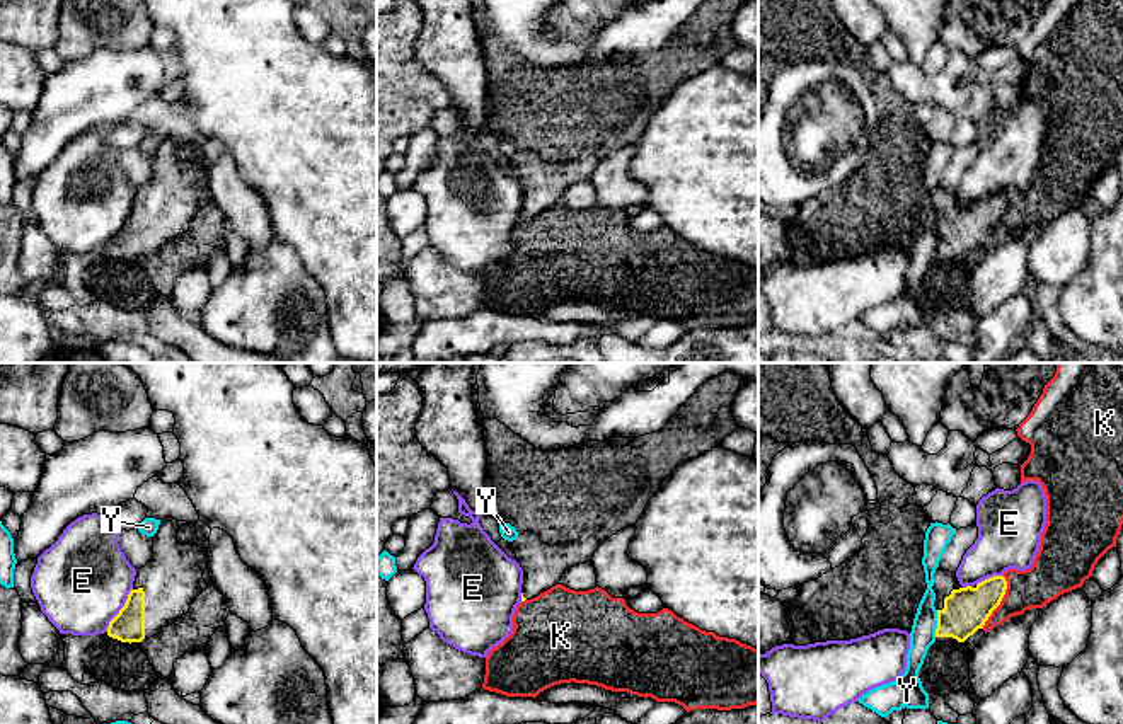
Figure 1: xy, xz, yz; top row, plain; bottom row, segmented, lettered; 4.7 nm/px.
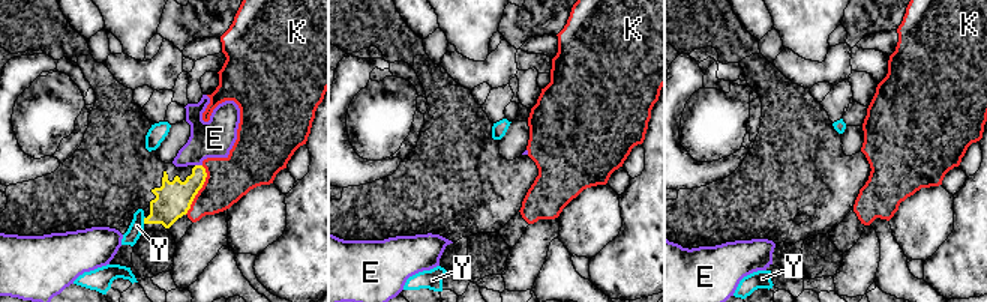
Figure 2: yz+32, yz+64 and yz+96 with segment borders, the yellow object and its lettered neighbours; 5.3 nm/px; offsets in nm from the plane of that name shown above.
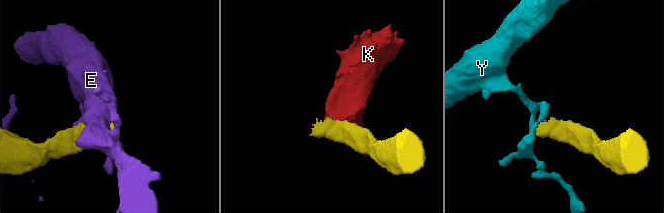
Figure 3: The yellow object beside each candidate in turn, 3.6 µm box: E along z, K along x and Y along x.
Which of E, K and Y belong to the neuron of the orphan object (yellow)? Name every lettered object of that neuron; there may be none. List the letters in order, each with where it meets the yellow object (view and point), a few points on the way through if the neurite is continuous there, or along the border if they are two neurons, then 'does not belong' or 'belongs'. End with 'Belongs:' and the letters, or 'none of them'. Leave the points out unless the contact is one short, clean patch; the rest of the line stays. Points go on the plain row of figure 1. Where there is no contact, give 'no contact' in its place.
E: contact xy (120, 229); does not belong
K: contact yz (1001, 218); border yz (1002, 193), (1006, 212), (982, 246); does not belong
Y: contact yz (938, 242); border yz (938, 229), (934, 254); does not belong
Belongs: none of them

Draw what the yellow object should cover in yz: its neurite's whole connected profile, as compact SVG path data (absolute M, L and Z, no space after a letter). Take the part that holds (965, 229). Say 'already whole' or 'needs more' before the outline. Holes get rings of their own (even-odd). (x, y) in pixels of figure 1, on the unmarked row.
needs more; M934 191L937 228L936 261L965 261L978 247L983 247L992 230L1000 223L1007 199L1004 194L988 196L978 203L963 206L956 191Z

